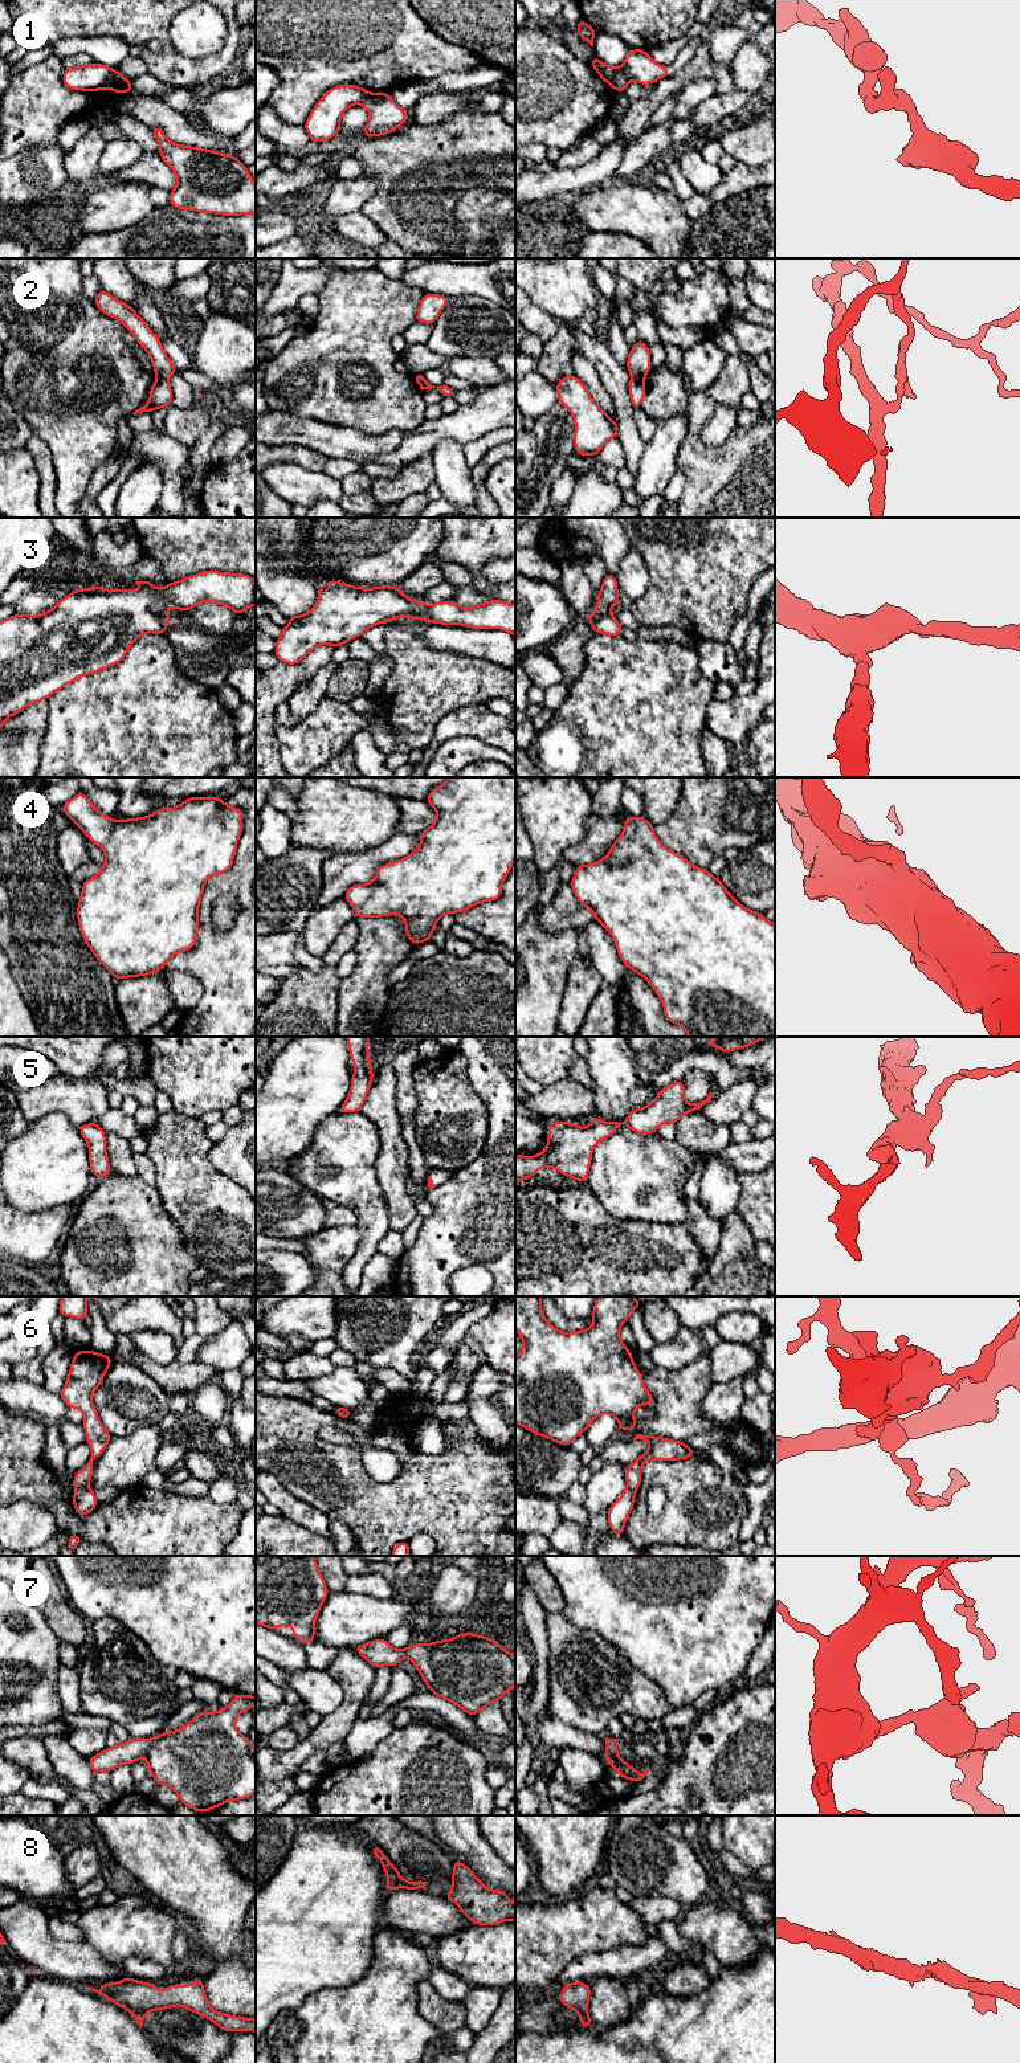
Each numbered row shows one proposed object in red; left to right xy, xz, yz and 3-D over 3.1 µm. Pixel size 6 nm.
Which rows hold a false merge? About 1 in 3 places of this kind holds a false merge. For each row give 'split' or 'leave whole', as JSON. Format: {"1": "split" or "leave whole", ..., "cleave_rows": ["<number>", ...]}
{"1": "split", "2": "split", "3": "leave whole", "4": "leave whole", "5": "leave whole", "6": "split", "7": "leave whole", "8": "leave whole", "cleave_rows": ["1", "2", "6"]}

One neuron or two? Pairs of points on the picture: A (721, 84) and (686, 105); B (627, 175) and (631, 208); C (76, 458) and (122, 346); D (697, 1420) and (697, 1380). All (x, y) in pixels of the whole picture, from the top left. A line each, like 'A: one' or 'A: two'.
A: two
B: two
C: one
D: one

